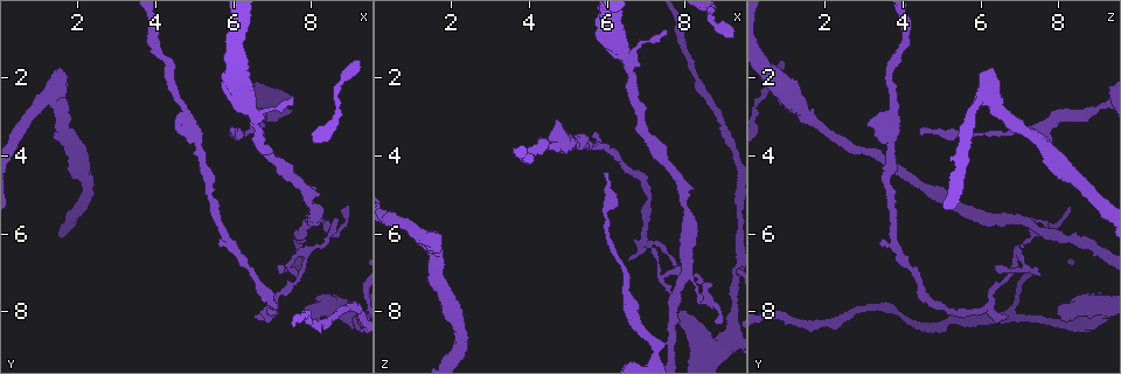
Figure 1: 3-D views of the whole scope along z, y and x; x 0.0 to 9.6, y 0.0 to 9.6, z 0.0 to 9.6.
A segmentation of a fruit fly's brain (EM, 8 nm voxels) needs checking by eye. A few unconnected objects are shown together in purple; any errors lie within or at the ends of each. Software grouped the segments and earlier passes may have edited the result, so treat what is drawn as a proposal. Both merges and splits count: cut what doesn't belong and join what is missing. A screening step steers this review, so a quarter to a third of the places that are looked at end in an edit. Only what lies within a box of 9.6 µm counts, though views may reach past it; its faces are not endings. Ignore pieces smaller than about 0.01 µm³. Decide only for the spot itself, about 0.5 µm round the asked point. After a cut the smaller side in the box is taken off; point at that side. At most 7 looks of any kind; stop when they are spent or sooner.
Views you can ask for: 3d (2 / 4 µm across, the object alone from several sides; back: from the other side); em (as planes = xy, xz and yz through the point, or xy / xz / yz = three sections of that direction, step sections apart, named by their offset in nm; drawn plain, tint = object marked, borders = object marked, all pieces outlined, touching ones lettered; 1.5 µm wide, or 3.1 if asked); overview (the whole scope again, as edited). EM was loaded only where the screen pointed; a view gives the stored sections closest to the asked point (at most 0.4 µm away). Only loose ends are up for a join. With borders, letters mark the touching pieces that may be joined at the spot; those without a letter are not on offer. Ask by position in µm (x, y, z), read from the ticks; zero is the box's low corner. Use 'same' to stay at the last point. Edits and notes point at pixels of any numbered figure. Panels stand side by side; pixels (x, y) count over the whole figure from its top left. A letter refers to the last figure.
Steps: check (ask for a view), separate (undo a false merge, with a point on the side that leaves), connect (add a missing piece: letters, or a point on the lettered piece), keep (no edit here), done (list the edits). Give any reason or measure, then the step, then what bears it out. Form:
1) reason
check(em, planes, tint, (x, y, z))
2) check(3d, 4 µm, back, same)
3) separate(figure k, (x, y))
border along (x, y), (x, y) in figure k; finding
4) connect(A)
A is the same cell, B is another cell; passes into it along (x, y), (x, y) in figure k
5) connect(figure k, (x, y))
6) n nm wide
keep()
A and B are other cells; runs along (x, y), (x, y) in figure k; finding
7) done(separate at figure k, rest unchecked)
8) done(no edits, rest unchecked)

abrupt turn
check(em, planes, borders, (8.70, 5.95, 7.80))

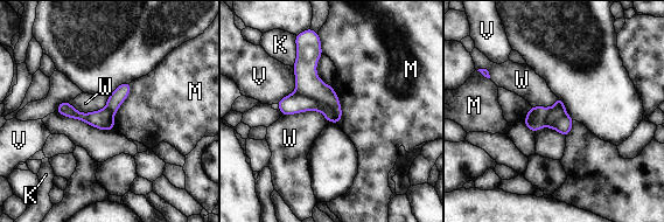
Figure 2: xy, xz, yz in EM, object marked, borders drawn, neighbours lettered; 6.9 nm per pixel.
separate(figure 2, (536, 117))
K, M, V and W are other cells; border along (564, 108), (553, 108), (544, 125) in figure 2; two neurons meet here

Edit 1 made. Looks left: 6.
check(overview)

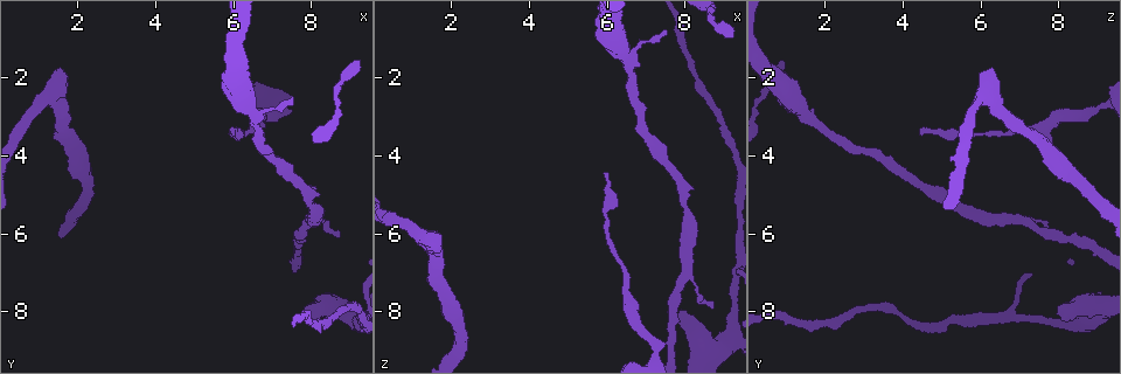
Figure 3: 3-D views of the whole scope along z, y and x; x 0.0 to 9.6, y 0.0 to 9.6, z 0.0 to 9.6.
free end
check(em, xy, step 4, tint, (7.90, 8.05, 7.90))

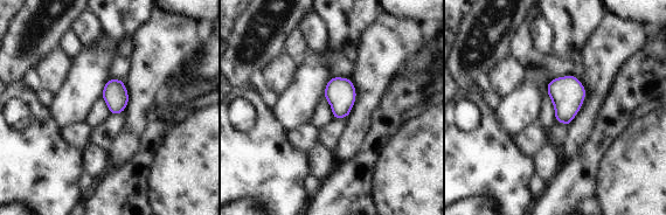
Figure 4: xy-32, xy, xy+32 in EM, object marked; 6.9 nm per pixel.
cut it another way
check(em, planes, borders, same)

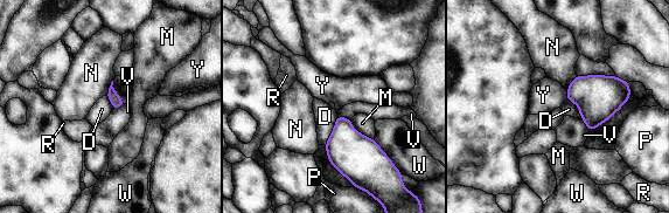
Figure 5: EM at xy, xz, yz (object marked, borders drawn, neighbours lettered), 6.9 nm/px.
keep()
D, M, N, P, R, V, W and Y are other cells; border along (112, 81), (112, 87), (125, 103) in figure 5; none of them fits

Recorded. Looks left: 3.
free end
check(3d, 2 µm, (6.55, 3.65, 7.75))

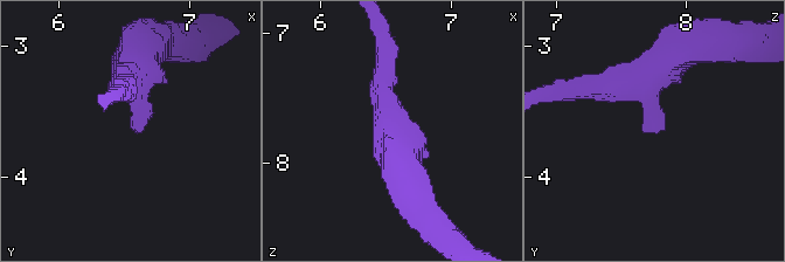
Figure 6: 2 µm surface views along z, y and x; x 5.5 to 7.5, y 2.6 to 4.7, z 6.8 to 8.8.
check(em, planes, borders, (6.60, 3.68, 7.74))

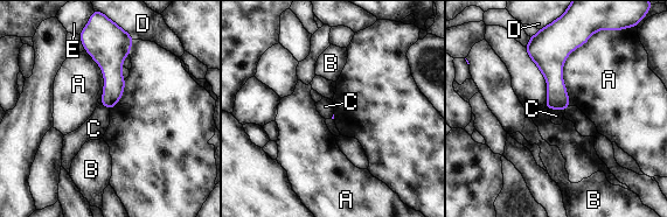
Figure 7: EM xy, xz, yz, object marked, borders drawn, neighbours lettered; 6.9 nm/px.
keep()
A, B, C, D and E are other cells; border along (548, 109), (558, 109), (561, 111) in figure 7; no lettered piece goes on from it

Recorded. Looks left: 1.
done(separate at figure 2, rest unchecked)

